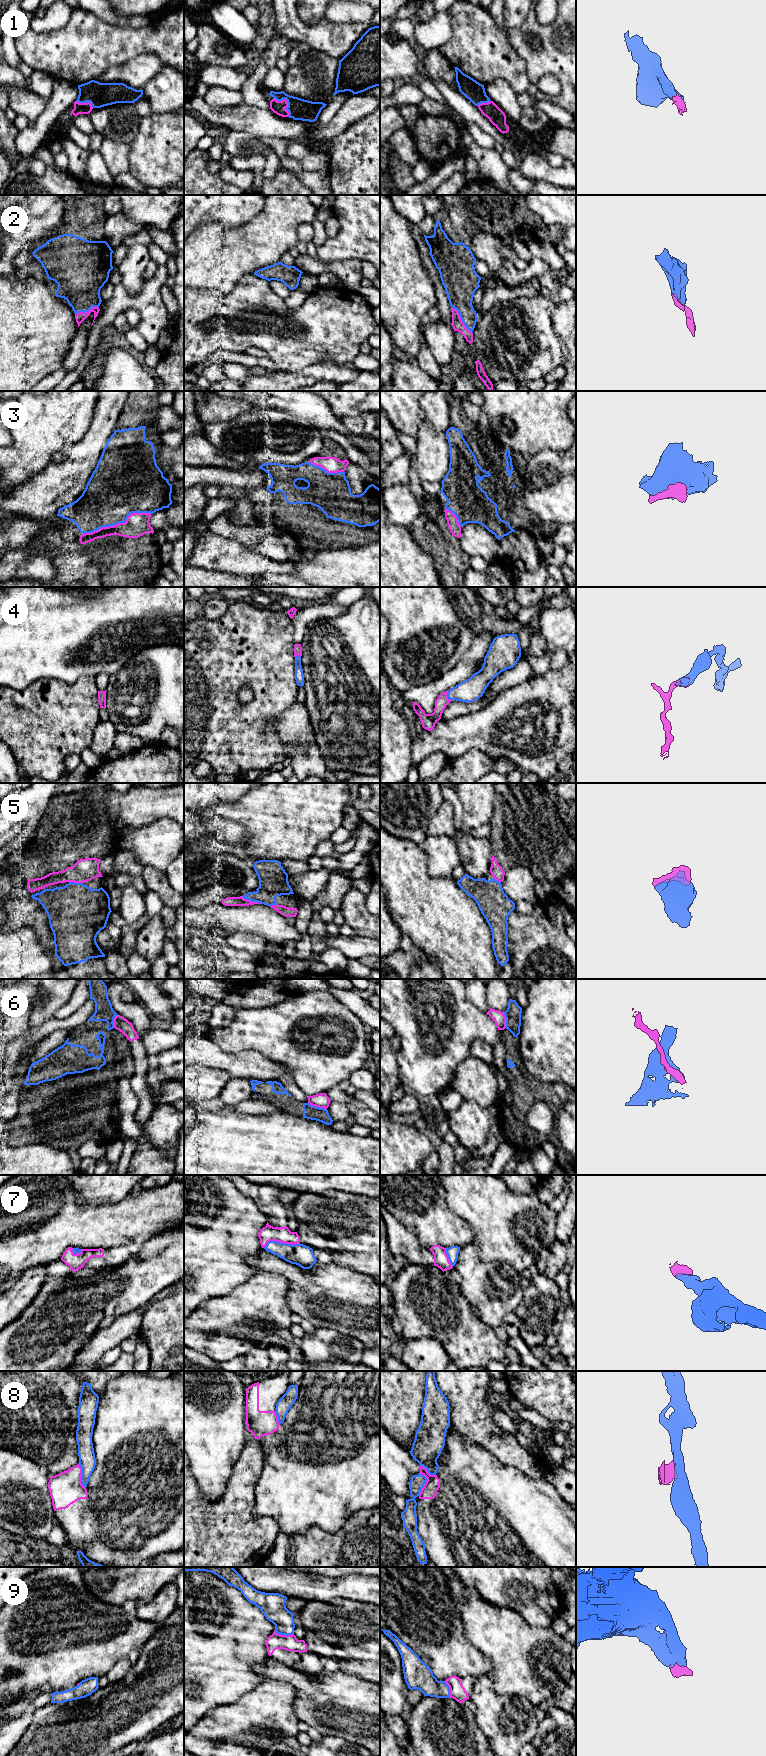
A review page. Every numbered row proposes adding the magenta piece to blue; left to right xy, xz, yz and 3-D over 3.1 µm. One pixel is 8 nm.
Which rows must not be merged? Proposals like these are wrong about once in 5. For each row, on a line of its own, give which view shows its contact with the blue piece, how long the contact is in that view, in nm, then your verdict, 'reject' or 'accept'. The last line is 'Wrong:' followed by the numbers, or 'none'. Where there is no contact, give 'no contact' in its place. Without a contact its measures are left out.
1: contact in xz; length 200 nm; accept
2: contact in yz; length 280 nm; accept
3: contact in xy; length 550 nm; accept
4: contact in yz; length 100 nm; accept
5: contact in xz; length 180 nm; accept
6: contact in xz; length 160 nm; reject
7: contact in xz; length 300 nm; accept
8: contact in xy; length 200 nm; reject
9: contact in xz; length 160 nm; accept
Wrong: 6, 8

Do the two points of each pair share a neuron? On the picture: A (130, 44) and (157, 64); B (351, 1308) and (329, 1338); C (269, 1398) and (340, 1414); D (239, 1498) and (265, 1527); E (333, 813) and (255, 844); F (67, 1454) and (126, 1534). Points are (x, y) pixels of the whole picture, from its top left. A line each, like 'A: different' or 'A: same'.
A: different
B: different
C: same
D: same
E: same
F: different

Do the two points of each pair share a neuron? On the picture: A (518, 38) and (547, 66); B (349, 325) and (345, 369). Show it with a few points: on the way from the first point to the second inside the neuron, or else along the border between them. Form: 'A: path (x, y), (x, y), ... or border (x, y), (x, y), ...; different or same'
A: path (525, 45), (540, 59); same
B: border (323, 357), (329, 357), (338, 362), (351, 362); different

